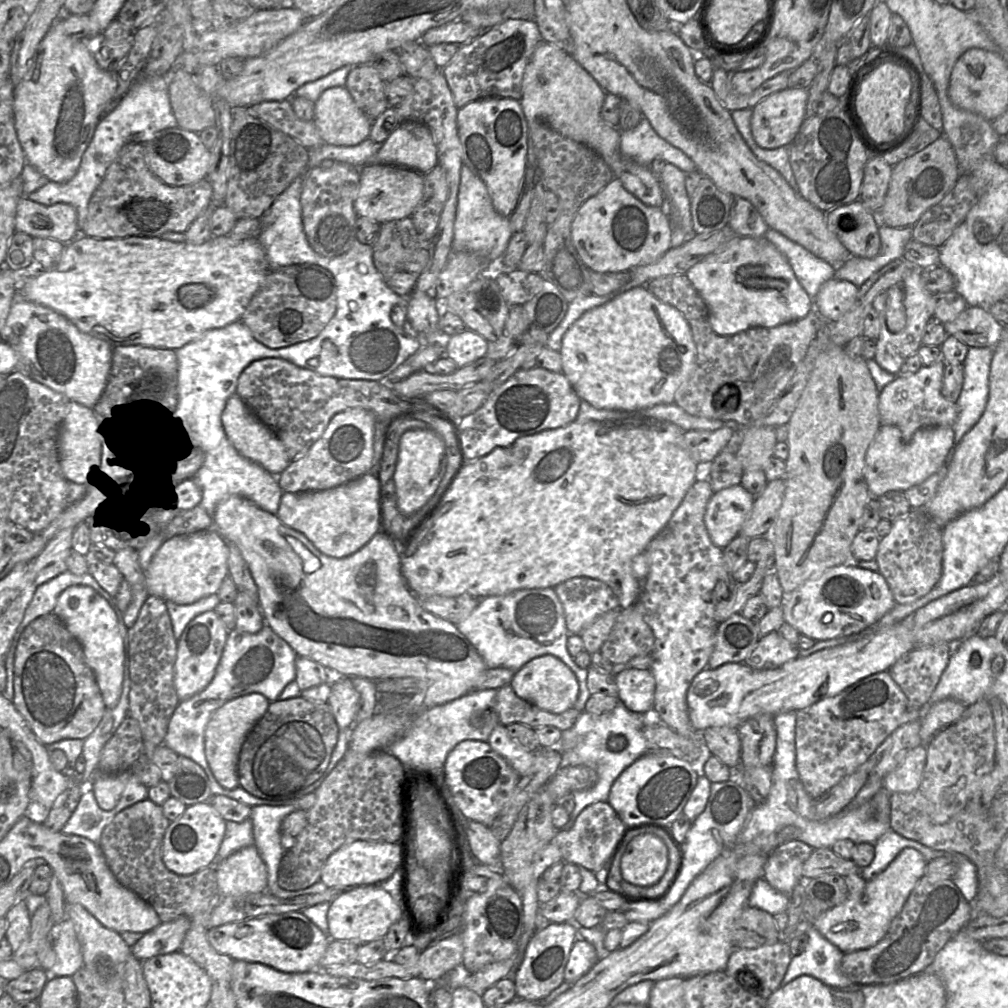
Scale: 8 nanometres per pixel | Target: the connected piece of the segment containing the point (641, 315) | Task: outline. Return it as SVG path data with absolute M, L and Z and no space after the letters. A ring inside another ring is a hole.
M638 286L585 312L564 334L560 354L562 373L581 400L597 409L633 413L657 404L674 403L676 390L693 370L696 347L683 314L660 301L647 286Z

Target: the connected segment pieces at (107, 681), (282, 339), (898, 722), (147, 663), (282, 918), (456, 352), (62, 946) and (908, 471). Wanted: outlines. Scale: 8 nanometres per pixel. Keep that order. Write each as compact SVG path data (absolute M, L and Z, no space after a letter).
M72 586L58 596L53 613L81 644L85 661L95 675L106 708L114 708L121 696L124 673L123 641L114 610L94 589Z
M313 263L291 264L269 270L241 320L258 342L277 349L316 337L332 319L336 307L336 282L329 270Z
M888 671L863 678L839 694L822 699L796 712L796 769L805 791L817 800L846 775L865 763L884 740L898 727L922 717L925 708L913 706Z
M149 595L135 624L128 629L127 637L130 676L128 716L137 721L145 741L159 746L164 743L170 719L180 702L174 687L177 640L165 601Z
M301 911L269 914L224 924L208 929L207 939L216 951L233 960L257 962L287 973L321 970L318 969L319 962L331 940Z
M465 329L463 332L445 337L445 355L458 368L471 364L486 356L489 343L479 334Z
M67 917L56 927L54 949L56 961L49 971L51 976L71 977L83 967L81 945L78 941L73 922Z
M881 425L865 456L864 477L870 495L878 498L889 491L906 491L924 482L945 463L954 443L953 426L931 426L904 435L895 425Z

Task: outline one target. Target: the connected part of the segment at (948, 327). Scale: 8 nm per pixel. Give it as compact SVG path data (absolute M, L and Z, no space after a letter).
M968 306L953 321L943 324L948 335L953 335L969 347L994 348L1001 339L1005 326L981 306Z

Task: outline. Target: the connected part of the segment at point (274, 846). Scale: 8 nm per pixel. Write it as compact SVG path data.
M259 805L251 808L249 817L253 825L254 845L267 867L267 890L283 899L322 893L328 889L320 880L308 888L296 891L286 890L279 885L280 862L286 851L280 844L281 824L285 817L298 809L293 805Z

